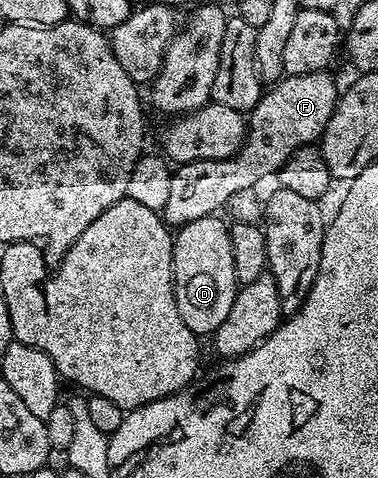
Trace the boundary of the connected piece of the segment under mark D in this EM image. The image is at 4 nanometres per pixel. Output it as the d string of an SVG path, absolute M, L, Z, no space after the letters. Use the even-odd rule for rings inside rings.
M219 215L194 218L175 229L172 241L172 285L176 287L178 314L200 338L216 333L226 322L238 291L232 229L220 219Z

